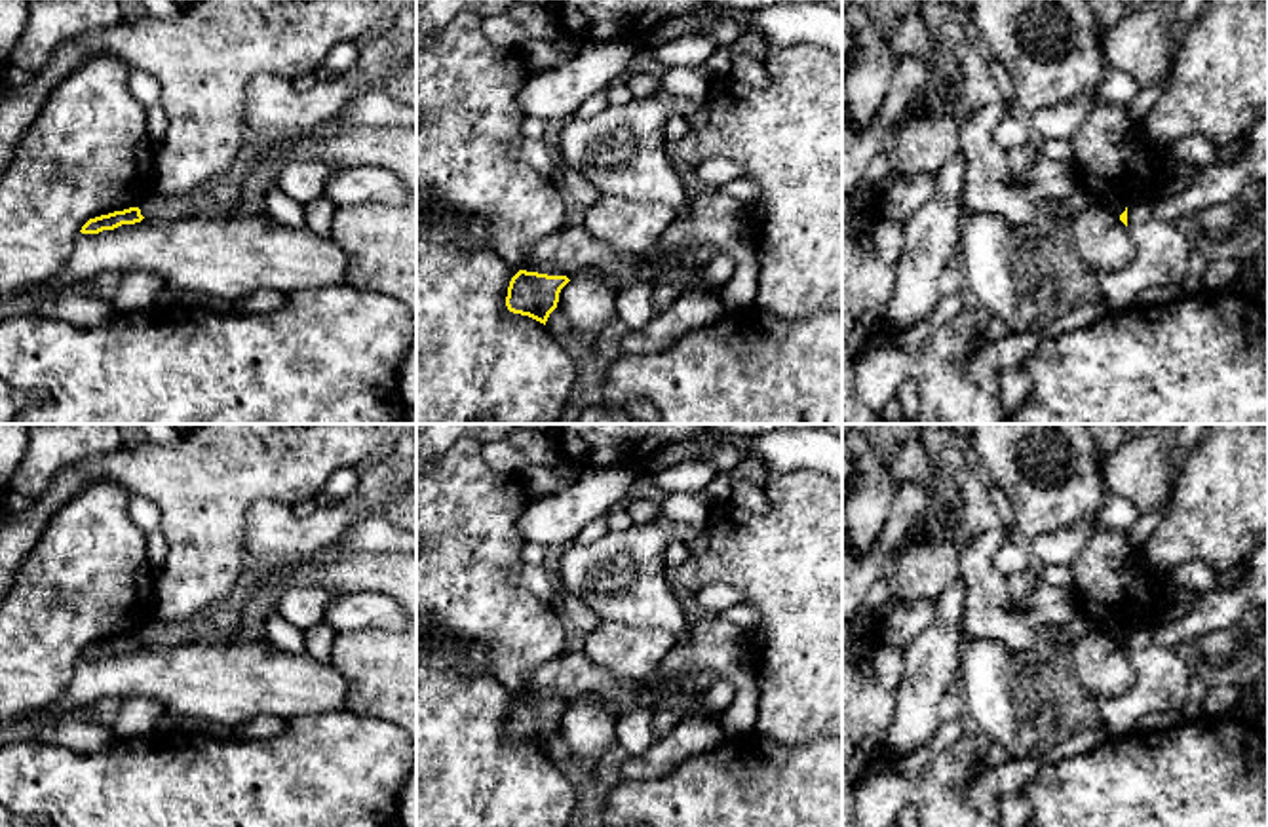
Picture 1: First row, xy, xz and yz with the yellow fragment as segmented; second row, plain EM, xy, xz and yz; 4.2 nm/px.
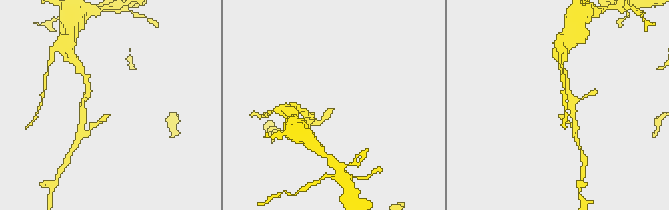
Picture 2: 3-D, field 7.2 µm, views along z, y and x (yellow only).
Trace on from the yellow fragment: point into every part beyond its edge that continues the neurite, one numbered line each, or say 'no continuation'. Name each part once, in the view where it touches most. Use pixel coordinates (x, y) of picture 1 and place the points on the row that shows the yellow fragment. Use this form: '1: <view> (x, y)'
no continuation

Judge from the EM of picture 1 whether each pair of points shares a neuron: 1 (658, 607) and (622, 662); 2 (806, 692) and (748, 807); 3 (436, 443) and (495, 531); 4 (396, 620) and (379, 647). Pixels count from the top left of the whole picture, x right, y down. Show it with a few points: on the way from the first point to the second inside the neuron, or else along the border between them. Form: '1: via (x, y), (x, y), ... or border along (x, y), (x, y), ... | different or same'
1: border along (601, 620), (660, 626), (677, 639) | different
2: border along (755, 729), (772, 740), (795, 746), (822, 738) | different
3: border along (459, 443), (436, 459) | different
4: border along (396, 630), (350, 628), (346, 632) | different

